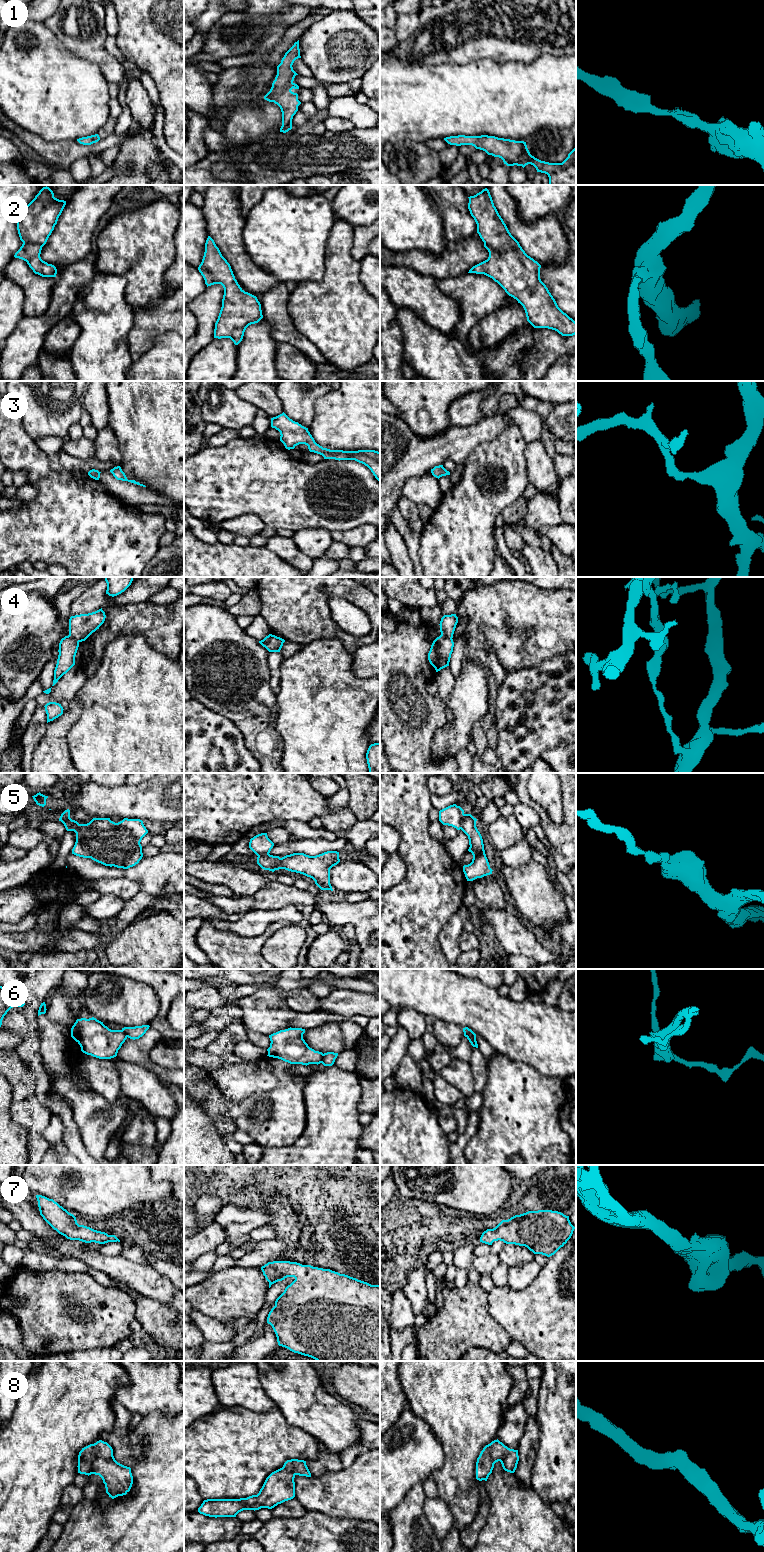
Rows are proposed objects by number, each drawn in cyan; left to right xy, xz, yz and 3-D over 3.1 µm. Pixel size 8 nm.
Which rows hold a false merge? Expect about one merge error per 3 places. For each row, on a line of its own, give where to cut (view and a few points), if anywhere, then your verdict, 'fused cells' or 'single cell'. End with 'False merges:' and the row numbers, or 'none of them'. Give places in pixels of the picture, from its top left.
1: no cut; single cell
2: no cut; single cell
3: no cut; single cell
4: cut in xz along (271, 634), (264, 646); fused cells
5: cut in yz along (464, 814), (460, 828); fused cells
6: cut in xz along (323, 1054), (321, 1062); fused cells
7: no cut; single cell
8: no cut; single cell
False merges: 4, 5, 6

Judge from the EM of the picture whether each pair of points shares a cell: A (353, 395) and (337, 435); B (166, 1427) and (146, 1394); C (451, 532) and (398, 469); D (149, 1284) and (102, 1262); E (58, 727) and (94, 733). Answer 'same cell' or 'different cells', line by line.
A: same cell
B: different cells
C: different cells
D: same cell
E: different cells

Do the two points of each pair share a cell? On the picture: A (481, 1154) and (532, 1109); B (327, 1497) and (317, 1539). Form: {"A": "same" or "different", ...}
{"A": "same", "B": "different"}

